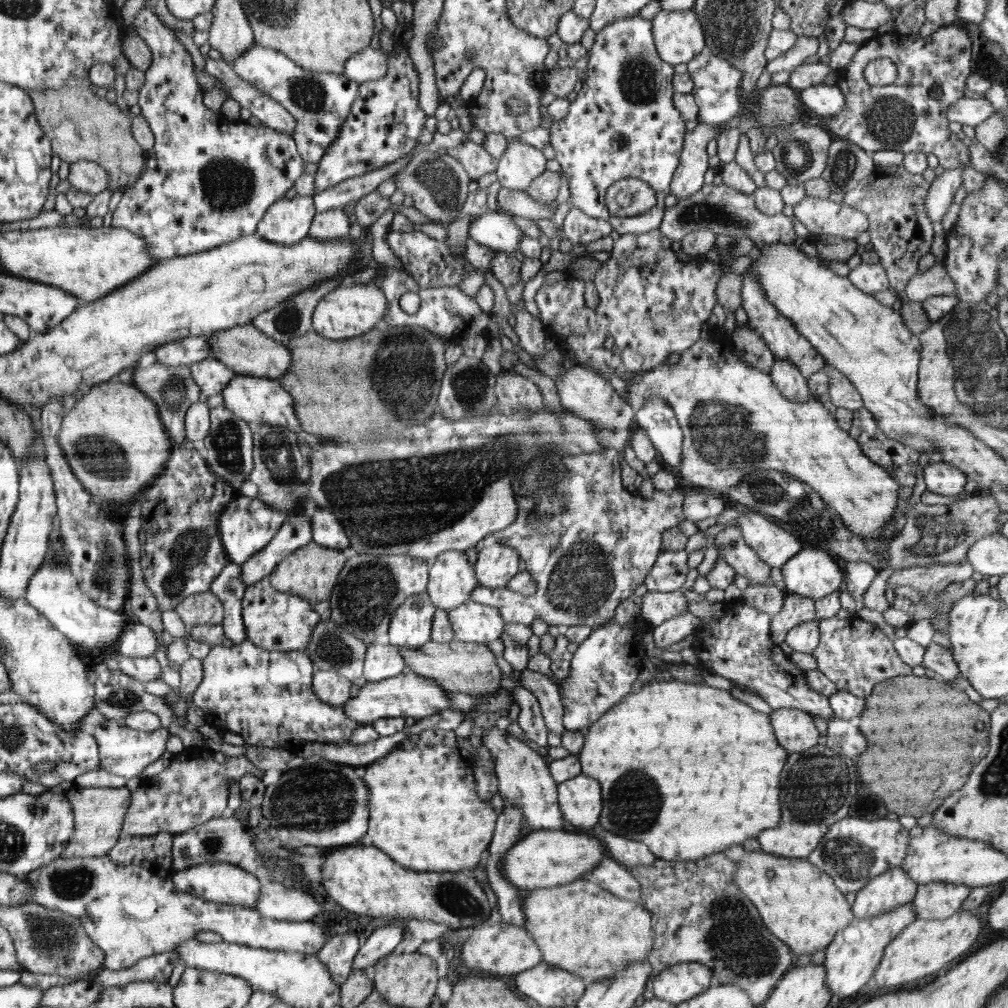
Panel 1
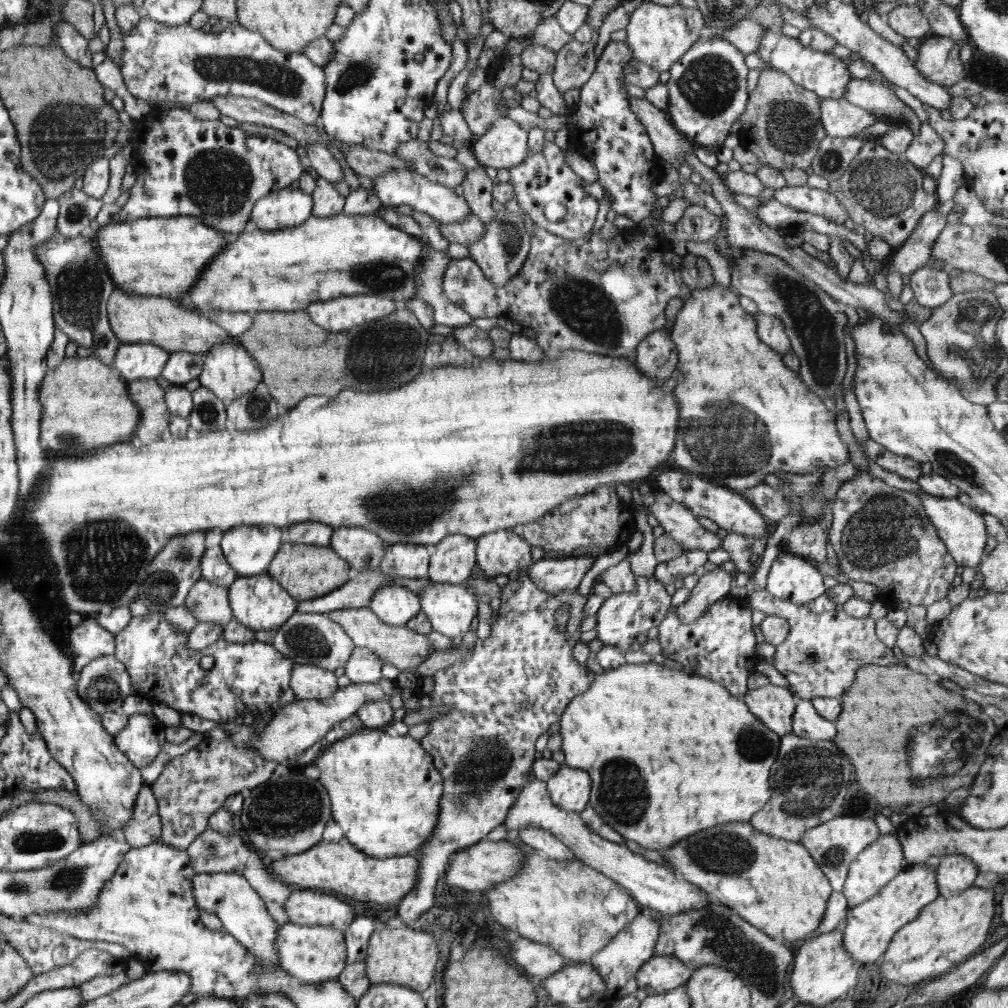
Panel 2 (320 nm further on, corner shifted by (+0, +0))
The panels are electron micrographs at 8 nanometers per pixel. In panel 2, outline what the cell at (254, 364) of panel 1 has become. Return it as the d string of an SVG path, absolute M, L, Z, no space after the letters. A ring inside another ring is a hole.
M114 288L108 300L107 312L109 313L110 326L112 326L118 340L122 343L153 343L168 352L190 352L205 355L212 350L213 346L224 342L226 339L238 341L238 338L230 338L226 330L220 328L213 321L211 322L206 315L198 314L198 311L188 310L176 300L164 297L134 296L134 293L126 293L120 288Z

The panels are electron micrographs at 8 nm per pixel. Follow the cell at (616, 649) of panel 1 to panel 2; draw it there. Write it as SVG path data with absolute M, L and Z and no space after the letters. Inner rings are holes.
M636 576L635 587L630 592L612 593L595 614L597 626L594 629L598 631L597 638L604 645L617 646L623 653L631 650L630 645L634 640L642 641L647 631L658 626L667 615L671 595L664 587L665 585L652 576Z

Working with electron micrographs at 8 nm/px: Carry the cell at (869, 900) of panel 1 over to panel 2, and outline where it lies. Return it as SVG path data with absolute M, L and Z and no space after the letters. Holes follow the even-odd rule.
M882 834L876 842L870 843L848 867L848 874L843 884L843 893L850 908L870 900L881 888L889 883L908 862L902 858L901 844L894 834Z

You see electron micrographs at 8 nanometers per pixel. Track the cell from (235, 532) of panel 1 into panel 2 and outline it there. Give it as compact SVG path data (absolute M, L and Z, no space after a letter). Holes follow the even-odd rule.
M242 524L224 532L221 549L238 577L262 575L281 550L280 536L282 534L276 526L256 528Z

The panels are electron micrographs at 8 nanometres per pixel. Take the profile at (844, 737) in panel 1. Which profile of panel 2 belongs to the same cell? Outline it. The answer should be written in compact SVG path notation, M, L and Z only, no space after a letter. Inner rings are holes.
M798 699L792 714L792 734L808 740L834 740L836 726L818 714L812 701Z

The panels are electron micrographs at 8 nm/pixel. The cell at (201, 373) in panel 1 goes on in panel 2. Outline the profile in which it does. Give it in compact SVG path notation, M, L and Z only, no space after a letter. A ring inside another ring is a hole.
M172 351L161 375L172 384L184 385L189 380L198 378L205 364L206 356L203 354Z

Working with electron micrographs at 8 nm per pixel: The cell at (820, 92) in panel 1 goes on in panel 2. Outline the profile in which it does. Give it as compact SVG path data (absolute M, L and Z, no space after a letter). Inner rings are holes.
M845 99L820 100L821 123L832 138L863 137L863 132L878 118L871 111L850 104Z

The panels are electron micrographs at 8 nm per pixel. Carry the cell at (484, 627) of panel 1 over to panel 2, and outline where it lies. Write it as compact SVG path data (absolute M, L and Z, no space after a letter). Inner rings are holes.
M448 583L426 585L417 596L420 599L421 611L428 617L433 630L448 638L463 637L476 626L478 614L477 600L462 586Z

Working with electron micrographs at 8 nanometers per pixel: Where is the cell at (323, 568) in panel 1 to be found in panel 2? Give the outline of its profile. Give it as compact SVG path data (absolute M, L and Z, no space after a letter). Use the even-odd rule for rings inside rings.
M290 541L281 544L281 550L277 552L266 572L274 580L279 581L298 602L327 595L340 588L352 573L350 565L340 558L332 547L294 544Z

